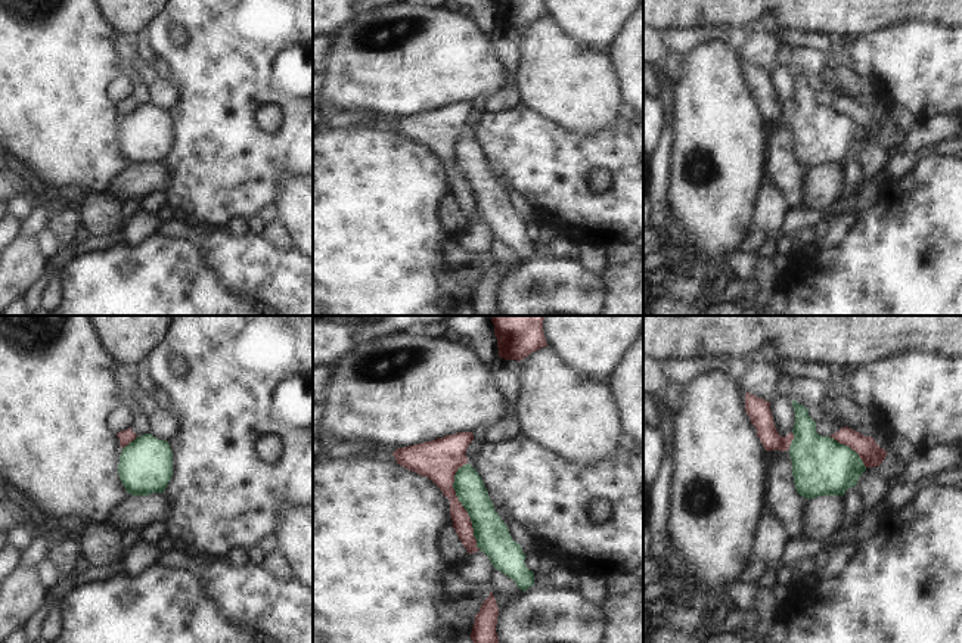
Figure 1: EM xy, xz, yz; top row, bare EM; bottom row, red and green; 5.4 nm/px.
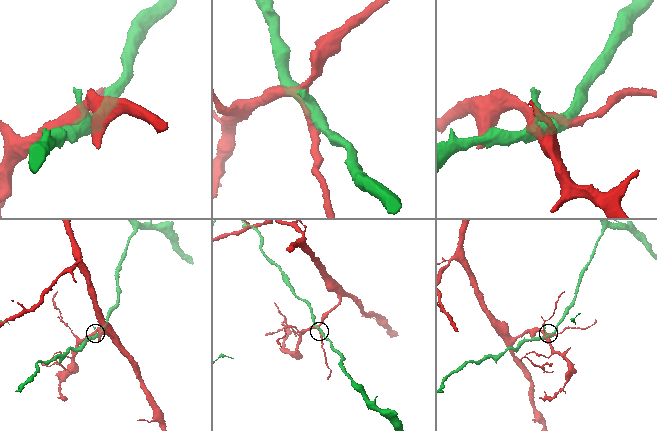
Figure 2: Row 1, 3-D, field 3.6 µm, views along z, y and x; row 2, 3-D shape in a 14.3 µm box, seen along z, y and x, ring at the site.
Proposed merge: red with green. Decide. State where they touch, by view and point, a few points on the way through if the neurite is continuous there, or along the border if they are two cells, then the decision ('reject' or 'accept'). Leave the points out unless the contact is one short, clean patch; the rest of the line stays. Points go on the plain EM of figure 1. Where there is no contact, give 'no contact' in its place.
xz (461, 174) | reject

